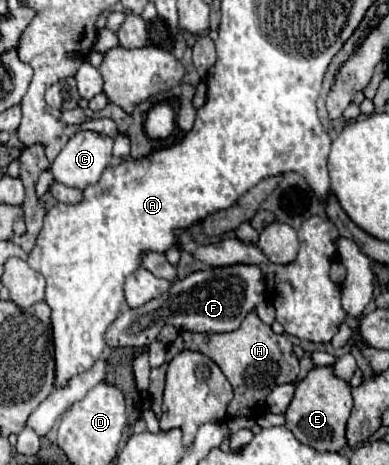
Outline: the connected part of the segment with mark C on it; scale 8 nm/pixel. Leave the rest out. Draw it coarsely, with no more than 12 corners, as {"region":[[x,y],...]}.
{"region":[[79,131],[51,165],[55,181],[85,189],[111,161],[113,139]]}

